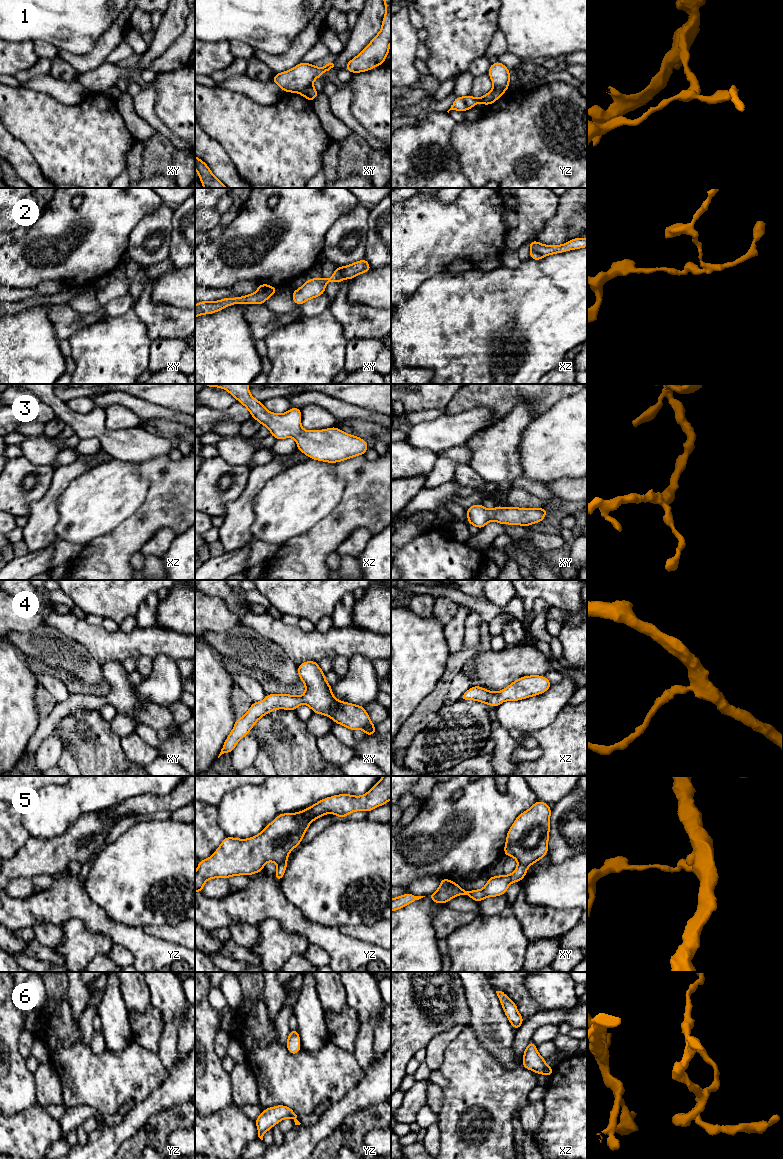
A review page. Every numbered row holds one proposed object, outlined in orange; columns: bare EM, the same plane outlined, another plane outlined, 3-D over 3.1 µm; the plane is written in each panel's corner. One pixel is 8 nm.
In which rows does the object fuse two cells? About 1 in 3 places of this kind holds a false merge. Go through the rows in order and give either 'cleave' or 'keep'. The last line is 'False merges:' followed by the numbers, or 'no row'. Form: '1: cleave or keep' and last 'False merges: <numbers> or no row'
1: cleave
2: cleave
3: keep
4: keep
5: cleave
6: keep
False merges: 1, 2, 5

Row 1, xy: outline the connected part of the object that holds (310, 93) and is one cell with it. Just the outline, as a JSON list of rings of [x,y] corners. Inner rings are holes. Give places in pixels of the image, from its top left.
[[[312,85],[306,87],[300,92],[300,94],[306,99],[308,99],[310,102],[312,102],[318,96],[319,93],[320,92],[318,92]]]

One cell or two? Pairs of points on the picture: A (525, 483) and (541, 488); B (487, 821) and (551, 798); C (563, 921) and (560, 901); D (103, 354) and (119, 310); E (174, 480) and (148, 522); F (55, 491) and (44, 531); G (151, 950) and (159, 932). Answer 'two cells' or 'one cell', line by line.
A: one cell
B: two cells
C: two cells
D: two cells
E: one cell
F: one cell
G: two cells

